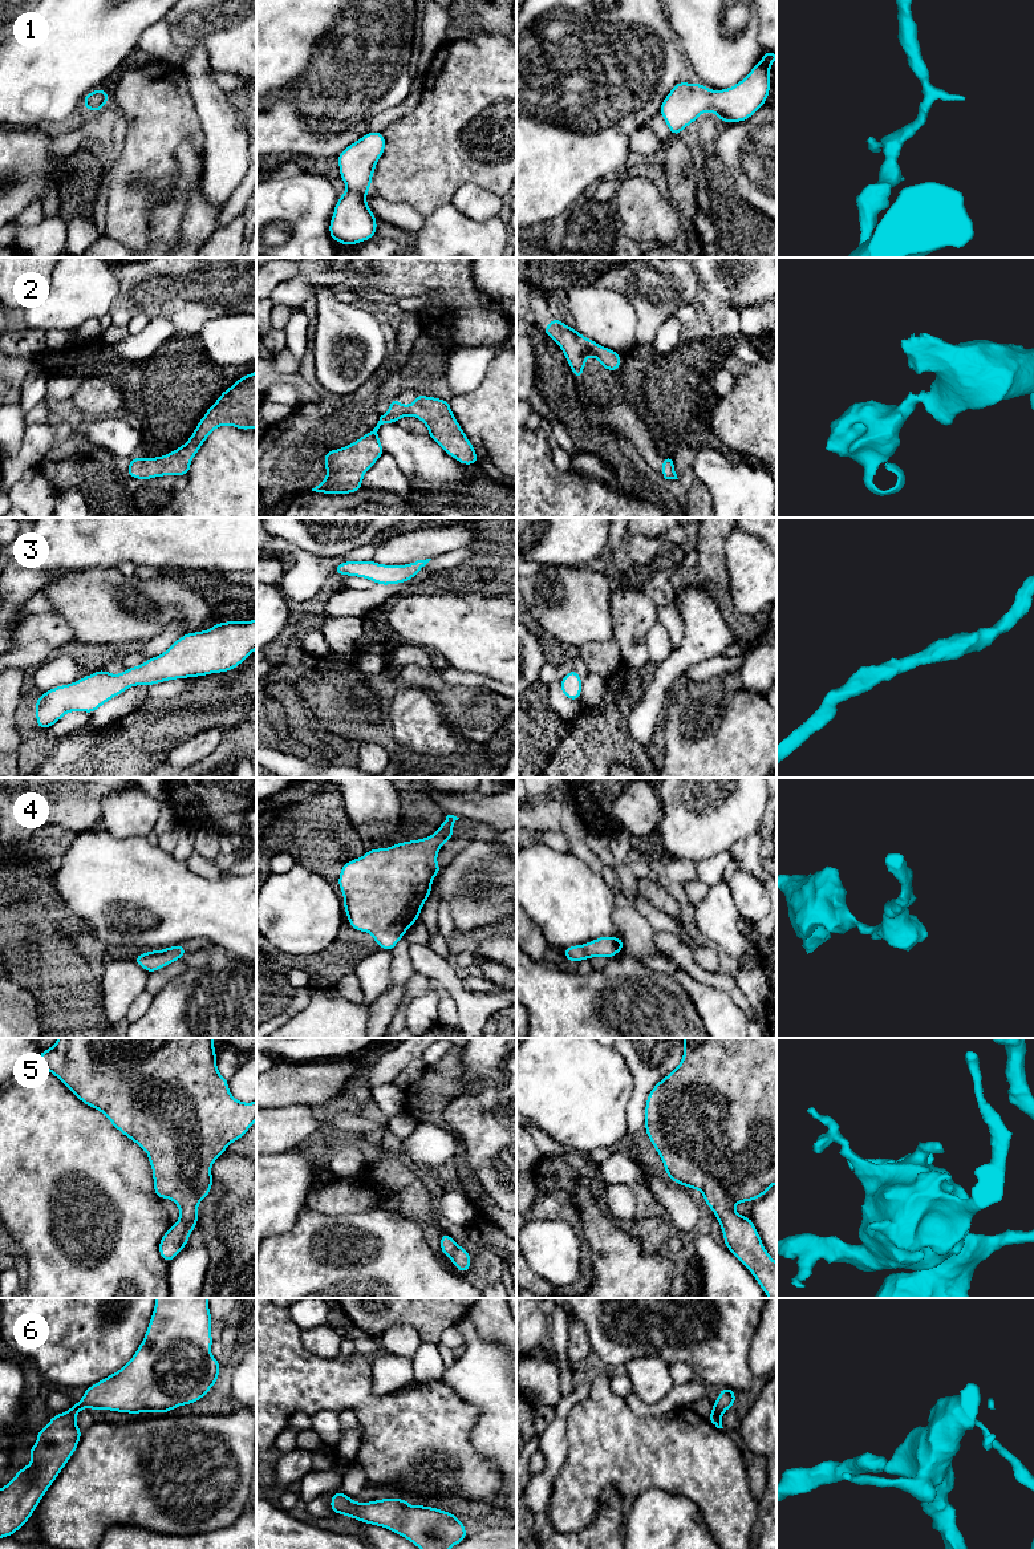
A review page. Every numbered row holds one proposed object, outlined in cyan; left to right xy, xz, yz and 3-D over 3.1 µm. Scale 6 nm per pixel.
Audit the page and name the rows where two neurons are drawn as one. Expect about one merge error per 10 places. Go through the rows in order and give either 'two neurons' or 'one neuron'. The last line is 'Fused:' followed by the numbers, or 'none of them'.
1: one neuron
2: one neuron
3: one neuron
4: one neuron
5: one neuron
6: one neuron
Fused: none of them

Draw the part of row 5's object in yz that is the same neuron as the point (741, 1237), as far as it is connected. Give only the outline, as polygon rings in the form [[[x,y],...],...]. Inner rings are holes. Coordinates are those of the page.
[[[684,1038],[684,1057],[680,1065],[658,1082],[646,1098],[645,1132],[664,1163],[666,1176],[676,1184],[702,1192],[705,1203],[721,1225],[725,1246],[751,1272],[765,1294],[776,1298],[776,1262],[765,1249],[751,1218],[734,1211],[737,1204],[755,1201],[776,1184],[776,1038]]]

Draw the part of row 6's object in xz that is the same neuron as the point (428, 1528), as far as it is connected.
[[[342,1491],[331,1499],[331,1509],[386,1528],[414,1544],[419,1549],[449,1549],[465,1541],[466,1526],[450,1511],[425,1505],[409,1505],[406,1499],[381,1499],[357,1503]]]

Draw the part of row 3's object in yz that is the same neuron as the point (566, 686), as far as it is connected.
[[[573,669],[569,673],[567,673],[560,682],[561,693],[567,698],[575,701],[580,700],[581,686],[583,686],[583,681],[580,678],[580,674]]]

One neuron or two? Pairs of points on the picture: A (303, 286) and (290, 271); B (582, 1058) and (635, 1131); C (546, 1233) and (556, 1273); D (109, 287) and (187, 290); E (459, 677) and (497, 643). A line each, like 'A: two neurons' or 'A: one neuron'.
A: two neurons
B: two neurons
C: one neuron
D: two neurons
E: two neurons

